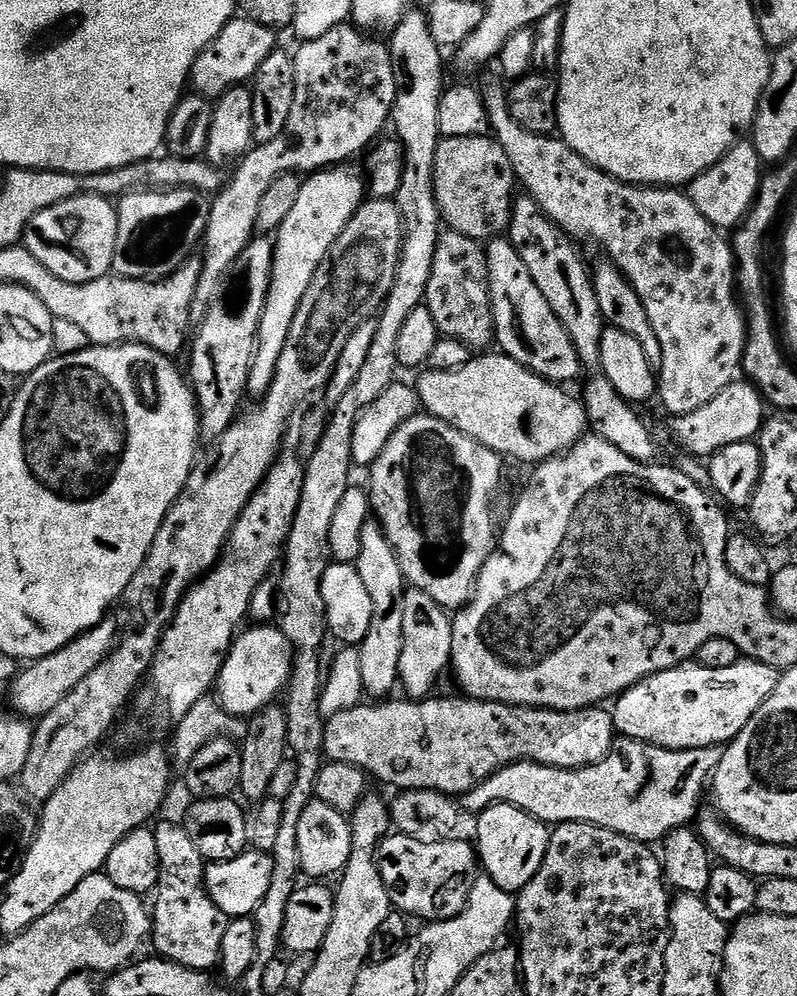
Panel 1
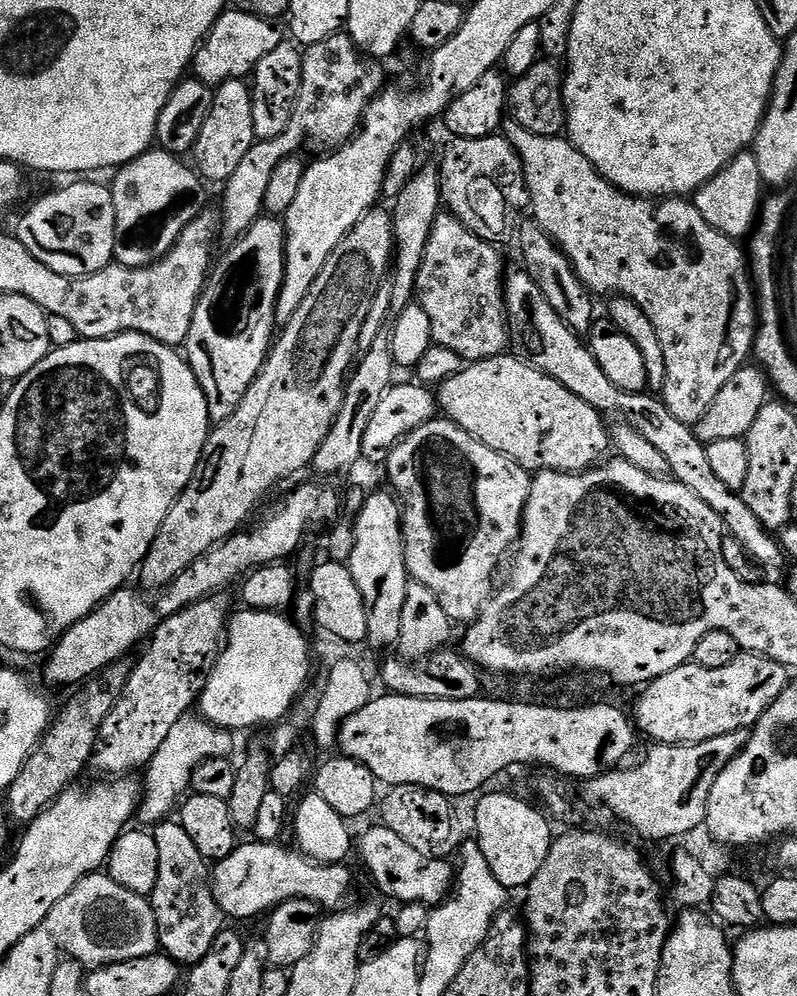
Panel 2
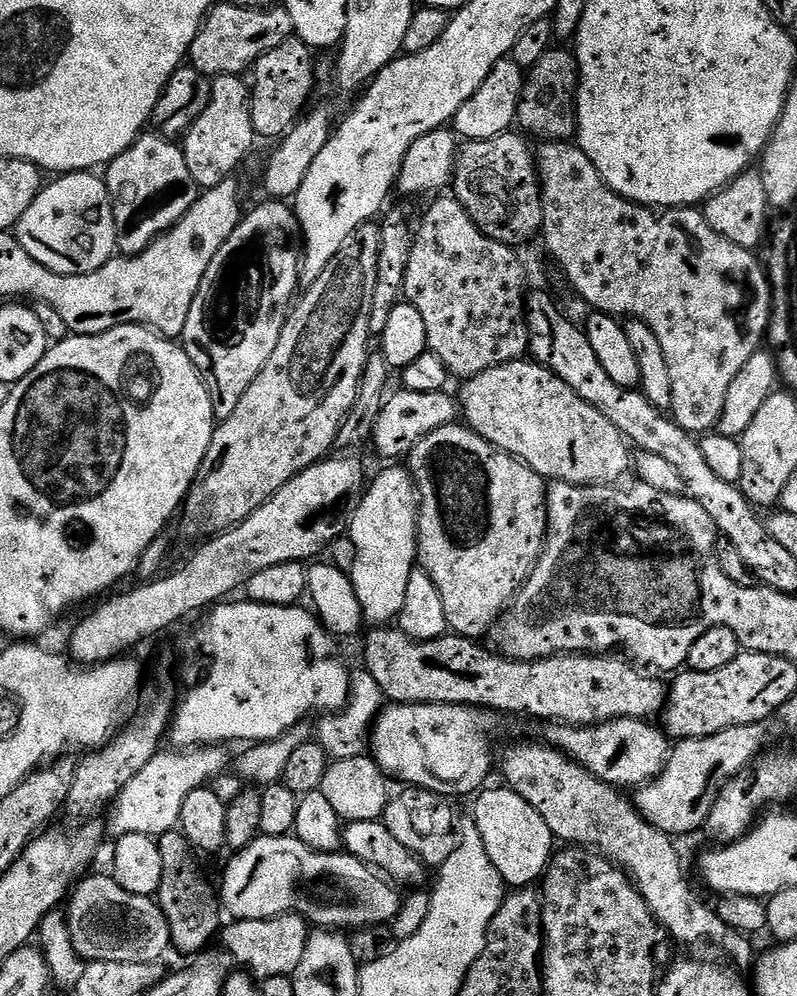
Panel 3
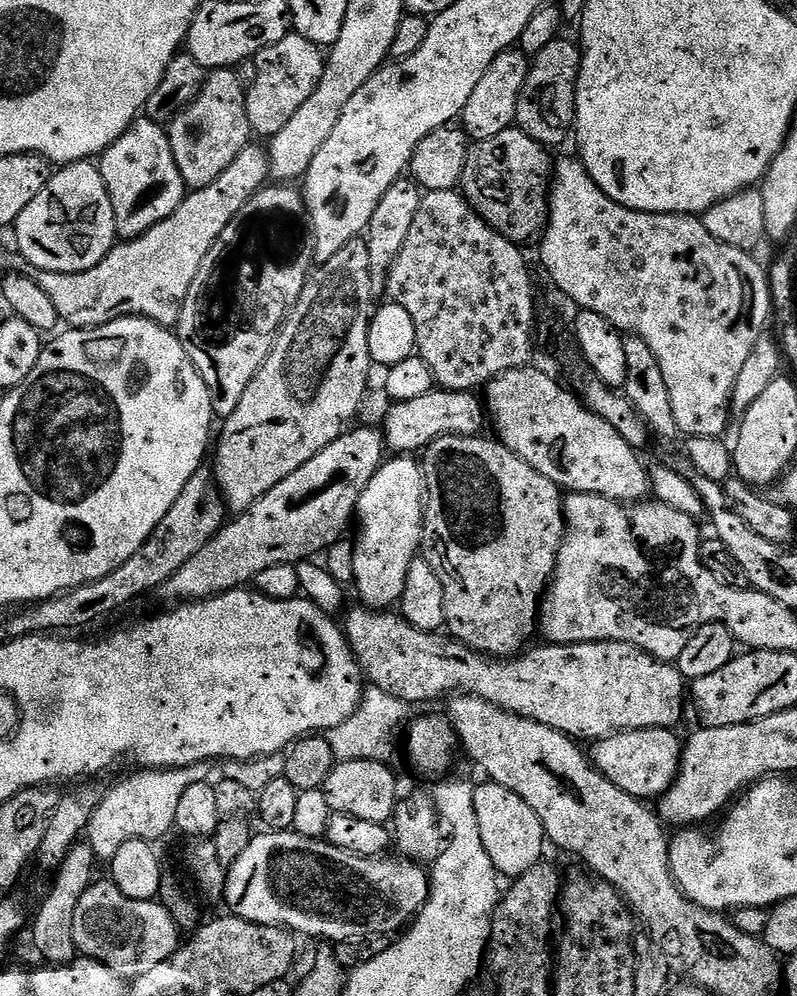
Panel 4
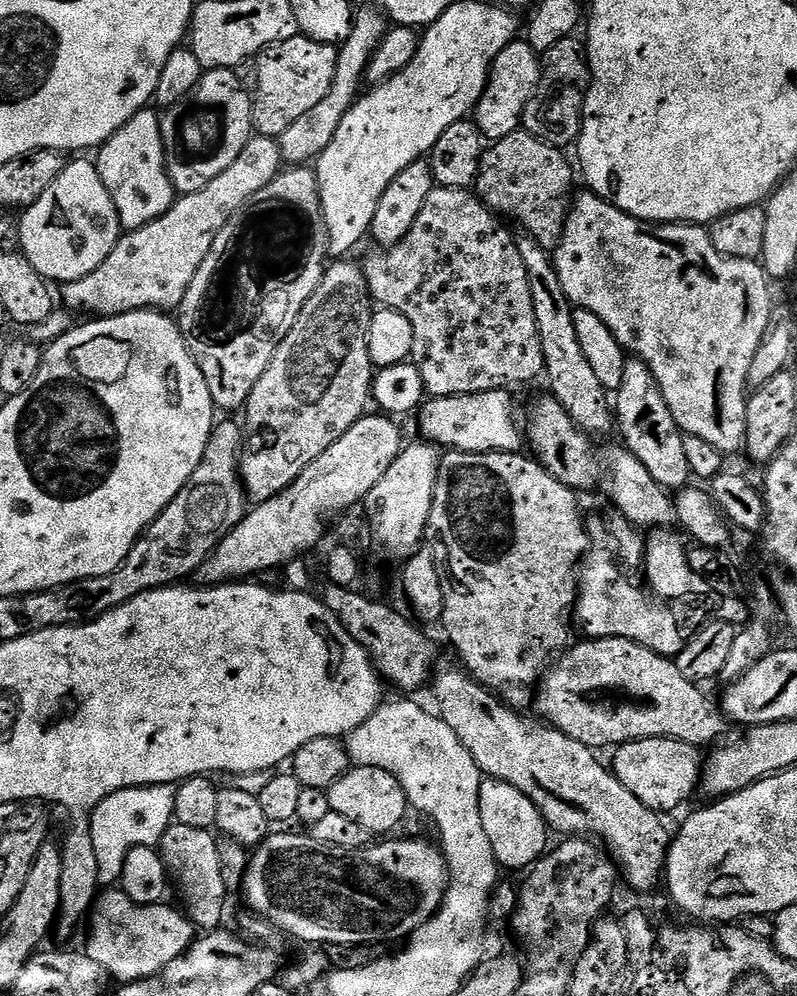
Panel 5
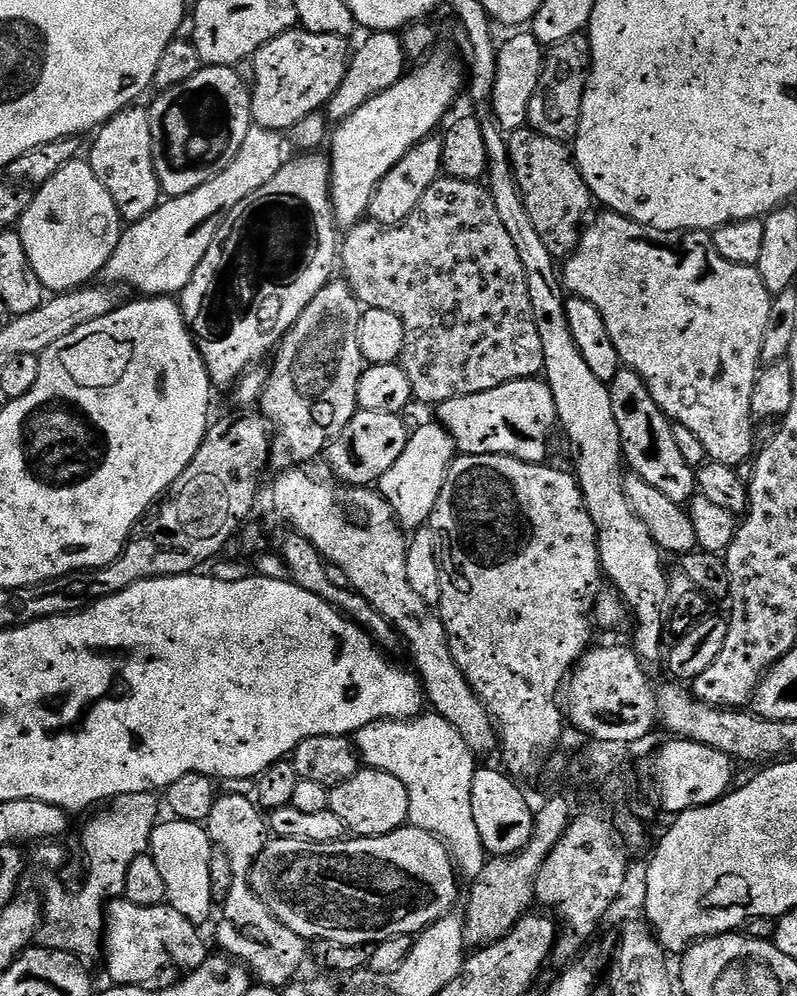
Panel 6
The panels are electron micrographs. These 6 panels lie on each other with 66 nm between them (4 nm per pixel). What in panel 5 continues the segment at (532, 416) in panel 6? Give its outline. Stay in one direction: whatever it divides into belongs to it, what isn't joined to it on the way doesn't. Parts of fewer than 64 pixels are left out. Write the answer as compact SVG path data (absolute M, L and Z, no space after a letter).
M508 390L462 394L461 396L433 396L425 399L418 409L420 432L425 441L444 450L458 452L520 452L526 436L522 424L516 421L513 393Z

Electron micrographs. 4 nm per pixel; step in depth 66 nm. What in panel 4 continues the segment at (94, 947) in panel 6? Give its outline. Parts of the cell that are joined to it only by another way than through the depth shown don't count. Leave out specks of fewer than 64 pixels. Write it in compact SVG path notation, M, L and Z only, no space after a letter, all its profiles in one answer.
M192 764L189 768L157 768L155 770L136 770L133 776L120 780L112 789L105 791L100 797L100 805L94 810L94 814L88 823L86 833L87 843L91 844L94 852L101 861L111 862L118 850L131 839L142 839L156 842L159 836L164 836L175 829L174 814L178 810L178 802L182 799L182 793L194 782L208 780L210 774L208 764Z

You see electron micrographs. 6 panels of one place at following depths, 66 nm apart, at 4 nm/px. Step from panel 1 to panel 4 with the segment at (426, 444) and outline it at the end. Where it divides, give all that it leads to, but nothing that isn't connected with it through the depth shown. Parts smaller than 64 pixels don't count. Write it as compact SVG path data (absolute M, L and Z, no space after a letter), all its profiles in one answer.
M440 436L433 444L423 449L422 467L424 470L424 487L426 489L426 503L424 506L424 538L422 541L422 556L434 566L434 574L442 582L442 590L446 590L446 618L447 631L456 639L461 640L467 648L475 652L483 652L485 656L493 658L512 658L525 651L528 639L538 632L538 617L540 615L540 601L556 573L556 555L564 541L564 501L562 490L546 474L538 474L534 466L530 466L522 458L518 458L499 439L480 440L475 436Z

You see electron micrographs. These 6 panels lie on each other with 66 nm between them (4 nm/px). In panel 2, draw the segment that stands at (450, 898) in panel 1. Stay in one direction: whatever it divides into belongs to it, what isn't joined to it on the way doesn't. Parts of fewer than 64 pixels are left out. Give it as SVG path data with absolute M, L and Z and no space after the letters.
M385 826L372 828L364 837L359 837L358 852L376 883L376 888L384 896L393 896L404 904L432 904L439 906L448 899L454 888L454 868L447 859L436 859L420 854L407 845L393 830Z

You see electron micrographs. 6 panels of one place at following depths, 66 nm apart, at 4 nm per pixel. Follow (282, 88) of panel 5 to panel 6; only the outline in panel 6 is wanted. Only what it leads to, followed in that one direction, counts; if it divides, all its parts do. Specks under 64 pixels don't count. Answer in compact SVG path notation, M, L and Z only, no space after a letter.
M295 27L291 32L283 32L278 38L274 38L270 42L266 42L266 46L259 48L254 55L252 55L250 61L250 67L252 67L252 80L250 76L250 87L252 90L252 119L255 127L257 128L269 128L275 132L284 134L298 122L302 122L302 118L306 118L310 114L321 111L328 103L331 102L333 94L338 90L338 86L342 86L342 78L346 74L348 69L348 61L350 59L350 44L349 41L343 36L338 34L314 34L313 32L306 31L305 28Z

